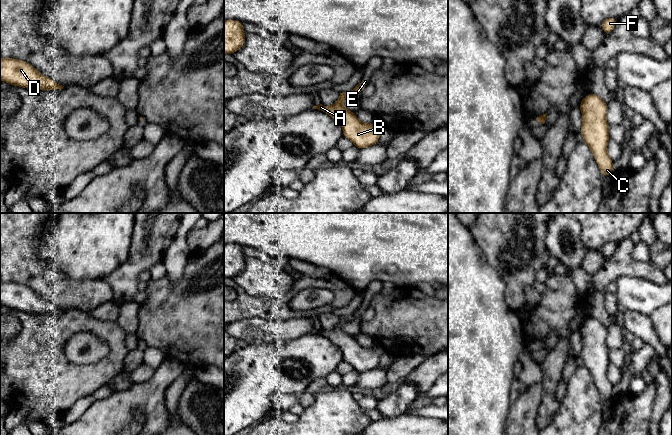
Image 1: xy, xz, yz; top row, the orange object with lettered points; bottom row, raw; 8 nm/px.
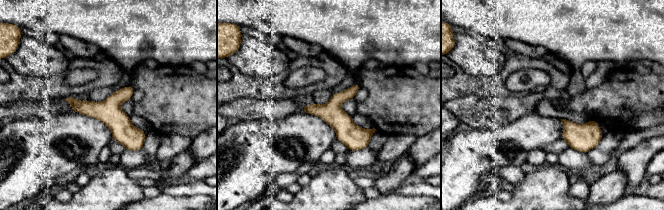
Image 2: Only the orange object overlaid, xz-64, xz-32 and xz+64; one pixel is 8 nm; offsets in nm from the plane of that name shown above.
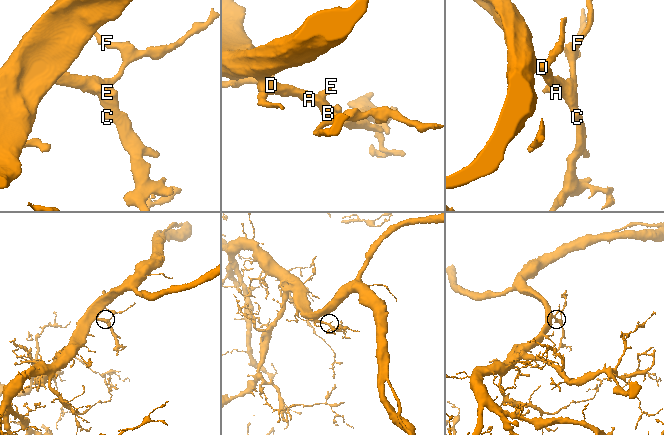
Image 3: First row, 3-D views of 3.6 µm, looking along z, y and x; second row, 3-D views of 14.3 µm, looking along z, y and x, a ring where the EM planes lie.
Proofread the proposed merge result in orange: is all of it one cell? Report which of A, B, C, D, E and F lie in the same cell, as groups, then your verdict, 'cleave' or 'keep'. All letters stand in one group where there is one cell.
A B C D E F; keep

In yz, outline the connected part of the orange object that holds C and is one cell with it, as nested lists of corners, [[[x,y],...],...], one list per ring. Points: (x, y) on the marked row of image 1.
[[[588,93],[579,104],[582,112],[580,133],[583,143],[591,150],[594,159],[603,176],[613,173],[613,160],[610,158],[607,145],[609,138],[609,124],[606,114],[608,104],[600,96]]]

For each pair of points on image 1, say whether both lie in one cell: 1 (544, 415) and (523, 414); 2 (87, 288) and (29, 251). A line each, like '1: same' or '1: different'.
1: different
2: same

